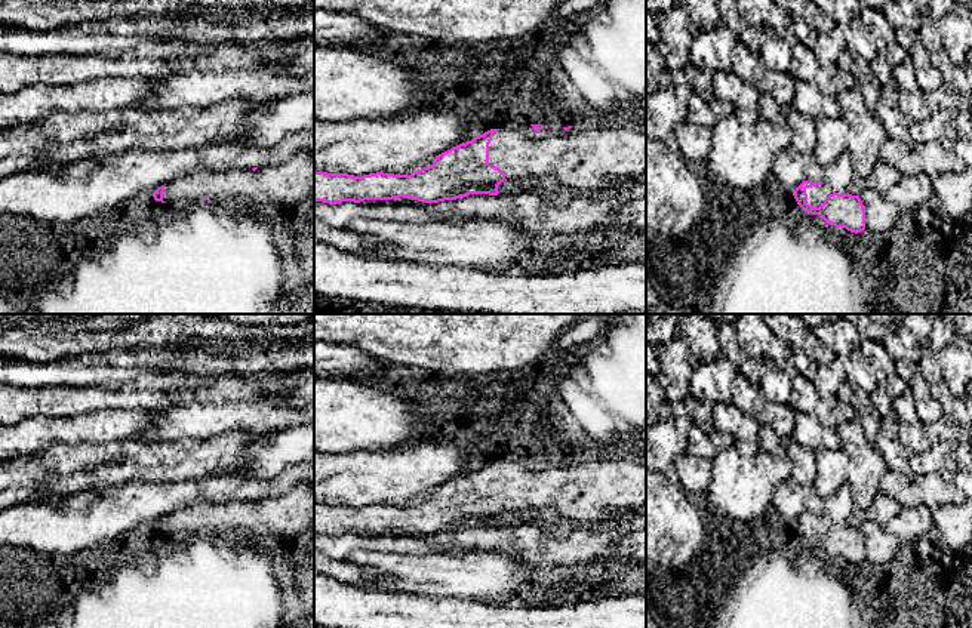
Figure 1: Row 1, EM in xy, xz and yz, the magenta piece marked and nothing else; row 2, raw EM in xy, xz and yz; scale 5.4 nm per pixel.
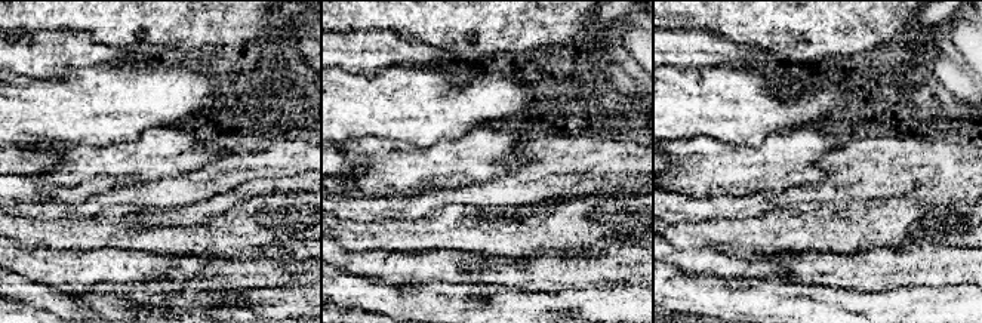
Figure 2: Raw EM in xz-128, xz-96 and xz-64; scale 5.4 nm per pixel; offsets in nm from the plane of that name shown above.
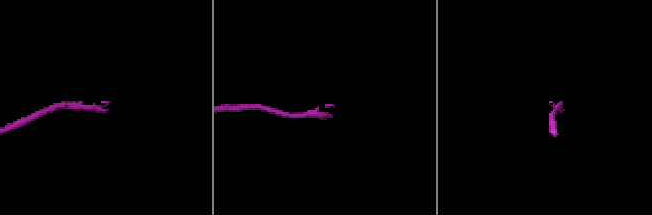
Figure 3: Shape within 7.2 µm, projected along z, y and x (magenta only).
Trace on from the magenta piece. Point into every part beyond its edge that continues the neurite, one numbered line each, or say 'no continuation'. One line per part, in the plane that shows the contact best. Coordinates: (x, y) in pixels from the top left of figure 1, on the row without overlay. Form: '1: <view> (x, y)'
1: yz (837, 508)

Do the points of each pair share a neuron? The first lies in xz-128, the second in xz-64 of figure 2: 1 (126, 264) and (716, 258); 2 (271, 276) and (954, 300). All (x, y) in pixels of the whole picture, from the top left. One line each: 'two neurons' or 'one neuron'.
1: one neuron
2: two neurons

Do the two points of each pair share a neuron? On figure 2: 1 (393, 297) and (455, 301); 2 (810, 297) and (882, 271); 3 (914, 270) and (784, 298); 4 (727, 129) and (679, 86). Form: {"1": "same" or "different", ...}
{"1": "same", "2": "different", "3": "different", "4": "same"}

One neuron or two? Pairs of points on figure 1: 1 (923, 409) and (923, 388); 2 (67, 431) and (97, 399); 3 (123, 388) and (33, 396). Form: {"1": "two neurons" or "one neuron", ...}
{"1": "one neuron", "2": "two neurons", "3": "one neuron"}

